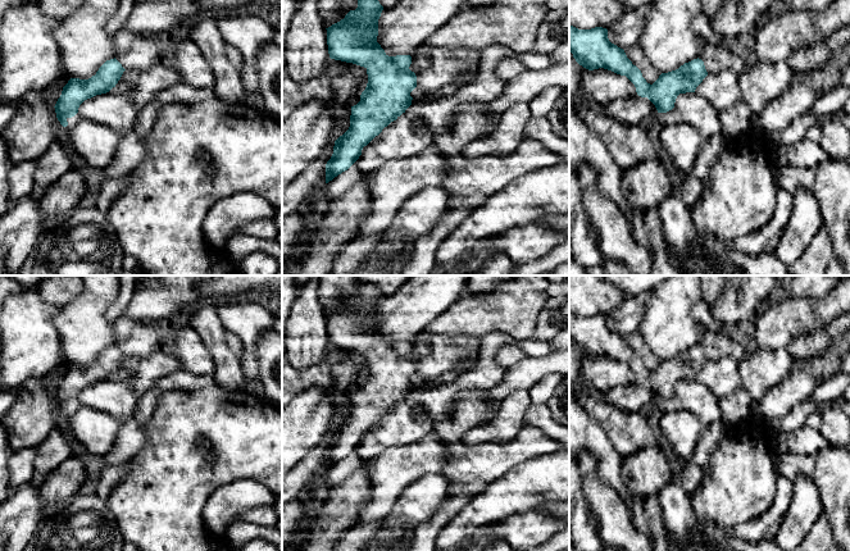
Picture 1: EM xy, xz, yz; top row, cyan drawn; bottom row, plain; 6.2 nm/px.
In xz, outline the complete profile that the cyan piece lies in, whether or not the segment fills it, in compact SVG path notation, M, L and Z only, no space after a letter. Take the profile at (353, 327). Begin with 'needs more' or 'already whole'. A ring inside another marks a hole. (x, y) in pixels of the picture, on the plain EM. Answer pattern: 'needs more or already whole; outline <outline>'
already whole; outline M356 281L358 295L327 317L327 332L331 346L353 350L367 356L368 370L360 388L351 393L350 414L335 428L333 441L326 451L326 470L347 457L362 442L362 437L385 414L396 407L412 392L410 379L417 374L417 363L409 356L410 342L388 343L377 329L378 306L383 297L372 283Z

